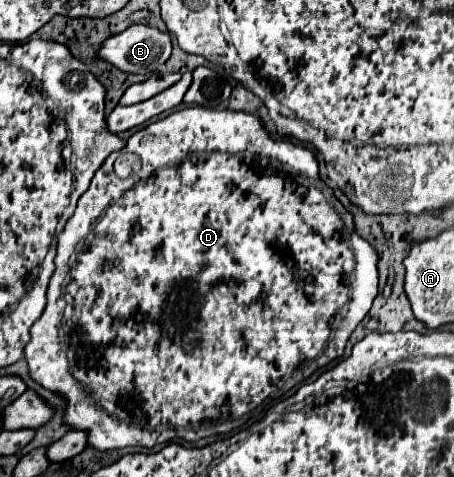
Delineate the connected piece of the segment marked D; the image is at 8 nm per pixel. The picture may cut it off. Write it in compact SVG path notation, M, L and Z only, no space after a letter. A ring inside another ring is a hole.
M191 106L185 110L177 110L157 122L151 122L143 130L135 132L123 150L110 154L107 162L95 172L89 190L79 198L73 218L69 218L63 234L59 236L55 272L51 276L49 290L47 290L47 308L45 308L43 316L31 326L31 340L25 348L29 376L43 388L47 388L55 394L61 394L67 400L63 424L67 424L69 430L87 432L87 446L91 446L99 452L107 452L113 448L127 448L127 446L153 448L155 444L165 444L165 442L171 442L173 438L181 438L185 442L197 442L201 438L225 434L225 432L239 428L243 424L241 420L251 410L255 410L265 398L269 398L273 392L277 392L281 388L281 384L293 372L295 372L295 382L301 382L301 380L309 378L315 370L327 366L331 360L343 356L345 344L347 344L351 332L367 316L367 312L373 304L373 298L377 296L377 252L367 240L363 240L355 232L353 224L345 224L345 220L341 218L337 208L327 198L323 186L325 184L319 176L319 164L311 150L307 150L303 146L295 146L293 142L273 140L269 136L269 132L263 128L259 116L235 112L235 110L211 110L205 106ZM121 154L137 154L141 158L141 174L137 180L135 178L121 180L115 174L113 165ZM81 230L83 232L91 230L91 234L85 234L87 238L85 236L79 238ZM79 240L83 240L83 244L87 244L87 251L82 251L77 258L77 263L71 264L71 278L67 278L67 290L63 290L63 282L69 274L69 258L71 258L75 246L79 244ZM261 286L269 286L269 294L261 294L261 290L263 290ZM63 296L67 300L67 306L65 306ZM135 400L137 400L135 410L127 410L125 416L113 414L117 410L117 404L121 404L125 408L127 404L133 404Z

